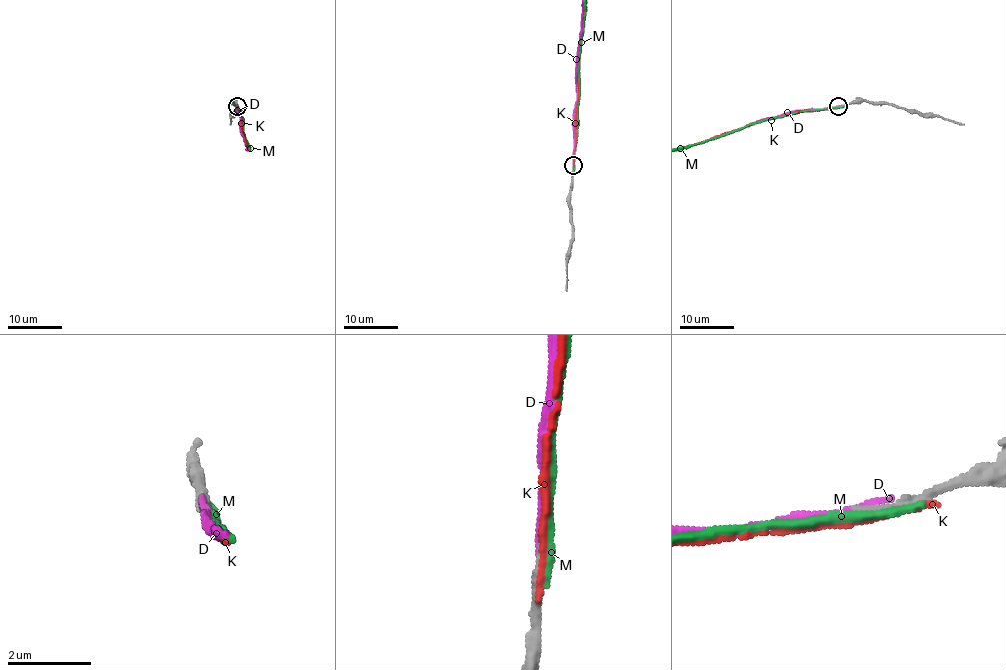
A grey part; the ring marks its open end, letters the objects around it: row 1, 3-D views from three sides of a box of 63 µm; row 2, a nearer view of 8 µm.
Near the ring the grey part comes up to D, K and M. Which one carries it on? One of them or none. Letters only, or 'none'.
D

